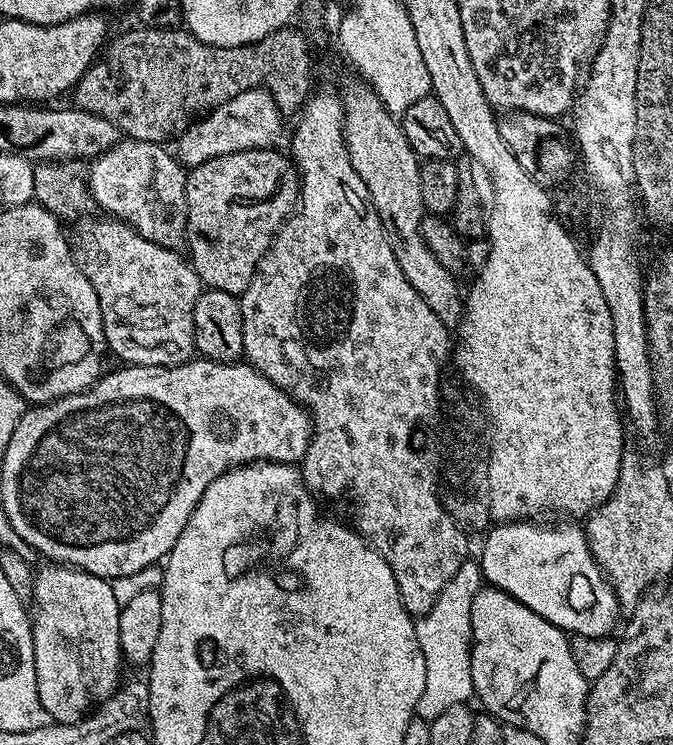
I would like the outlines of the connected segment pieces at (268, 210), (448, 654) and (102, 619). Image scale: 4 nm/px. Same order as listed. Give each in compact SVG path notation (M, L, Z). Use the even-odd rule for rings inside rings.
M255 148L203 160L186 176L187 259L205 289L217 288L239 297L248 289L260 260L271 246L284 221L296 210L300 199L300 173L293 161L276 148Z
M469 558L442 586L442 594L430 606L425 616L416 620L416 637L422 650L422 658L426 658L426 686L416 703L415 715L431 722L438 714L450 710L450 706L468 704L473 699L472 675L470 674L470 658L472 657L472 623L470 622L470 606L479 594L485 578L480 572L480 565Z
M51 562L35 573L32 581L30 619L32 641L34 642L34 670L38 698L57 724L73 724L88 715L97 704L112 695L121 683L120 639L118 638L118 618L122 605L114 598L114 590L109 581L84 571L83 568L70 568L66 564Z

